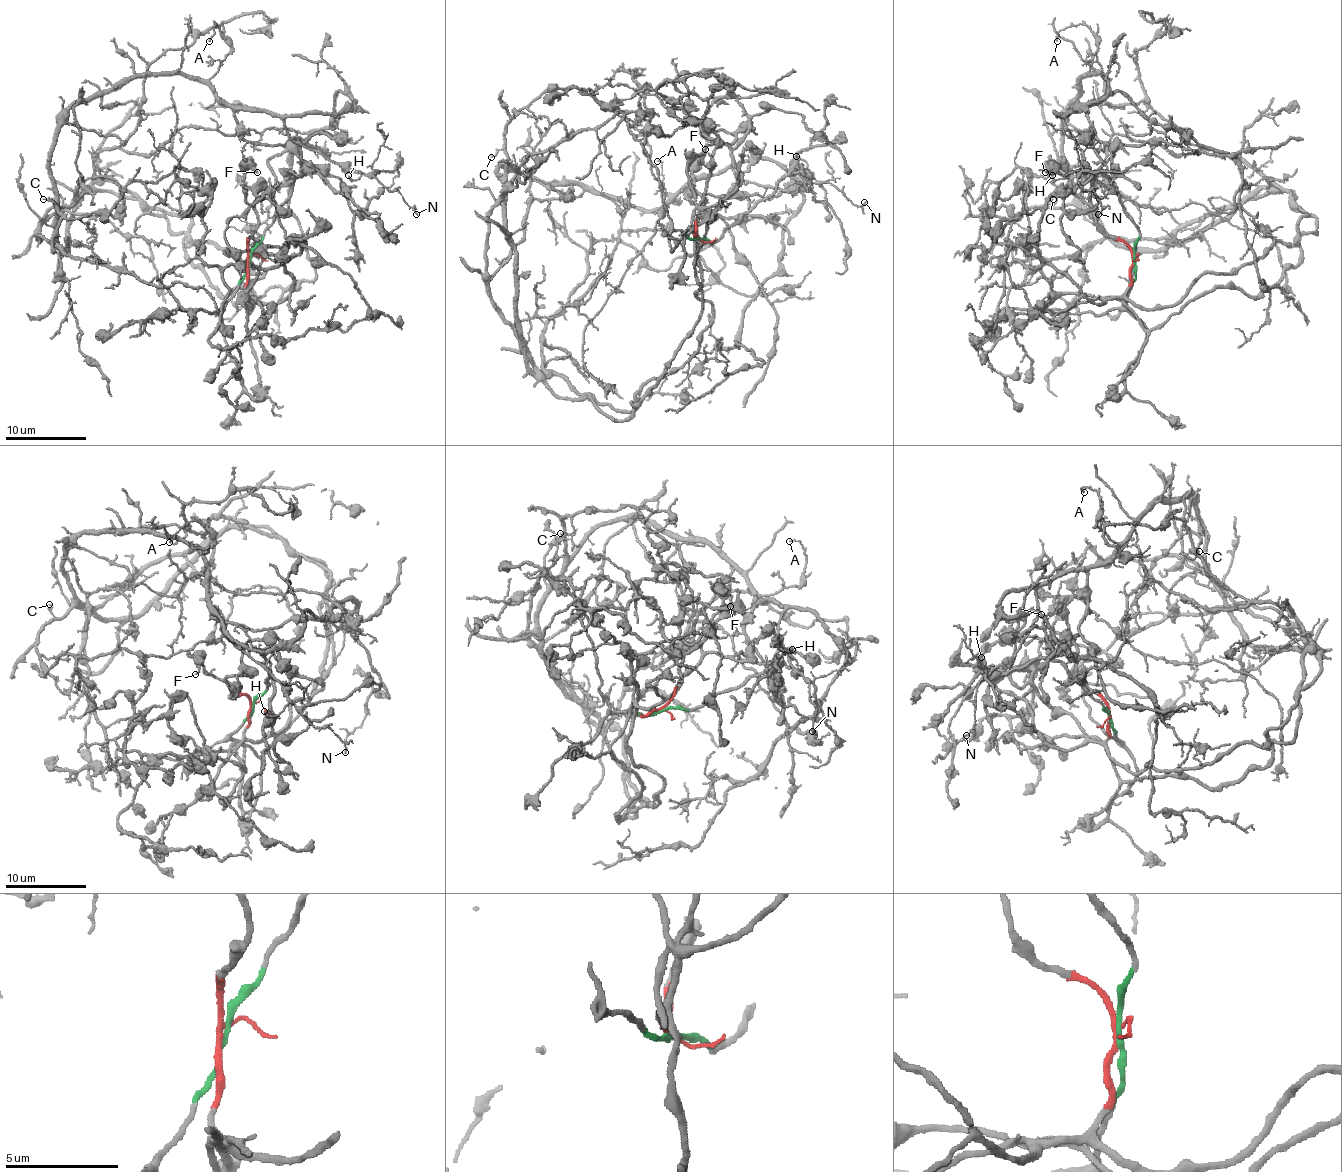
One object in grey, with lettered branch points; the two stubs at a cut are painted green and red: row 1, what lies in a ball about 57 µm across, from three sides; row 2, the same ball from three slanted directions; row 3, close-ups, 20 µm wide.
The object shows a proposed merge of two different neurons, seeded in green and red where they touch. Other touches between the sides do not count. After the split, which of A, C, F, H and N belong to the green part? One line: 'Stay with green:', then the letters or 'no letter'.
Stay with green: no letter

